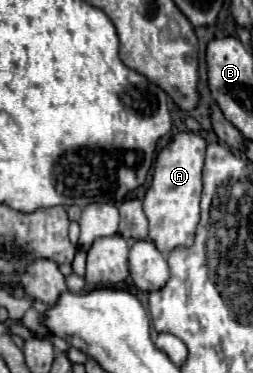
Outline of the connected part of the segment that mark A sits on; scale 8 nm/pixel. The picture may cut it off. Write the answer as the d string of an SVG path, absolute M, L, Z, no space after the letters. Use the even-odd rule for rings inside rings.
M178 133L172 143L168 143L156 157L156 167L154 167L154 177L152 185L146 191L144 197L144 213L150 223L148 239L156 245L158 251L164 255L172 253L176 247L190 247L196 237L196 225L200 221L200 193L202 193L202 165L204 165L204 151L206 151L206 141L198 133Z

